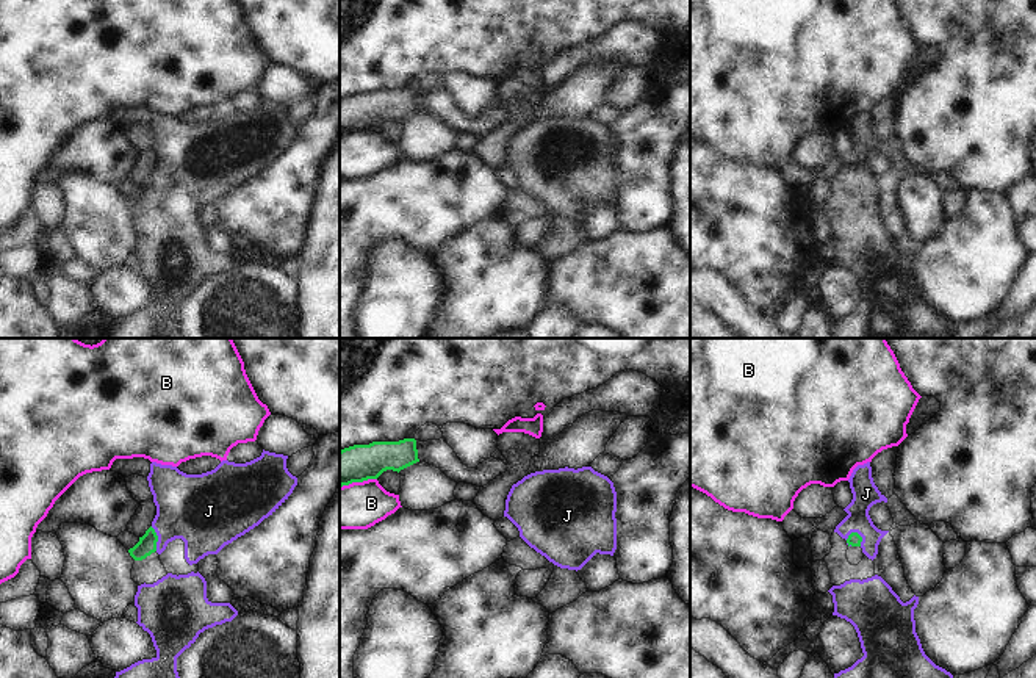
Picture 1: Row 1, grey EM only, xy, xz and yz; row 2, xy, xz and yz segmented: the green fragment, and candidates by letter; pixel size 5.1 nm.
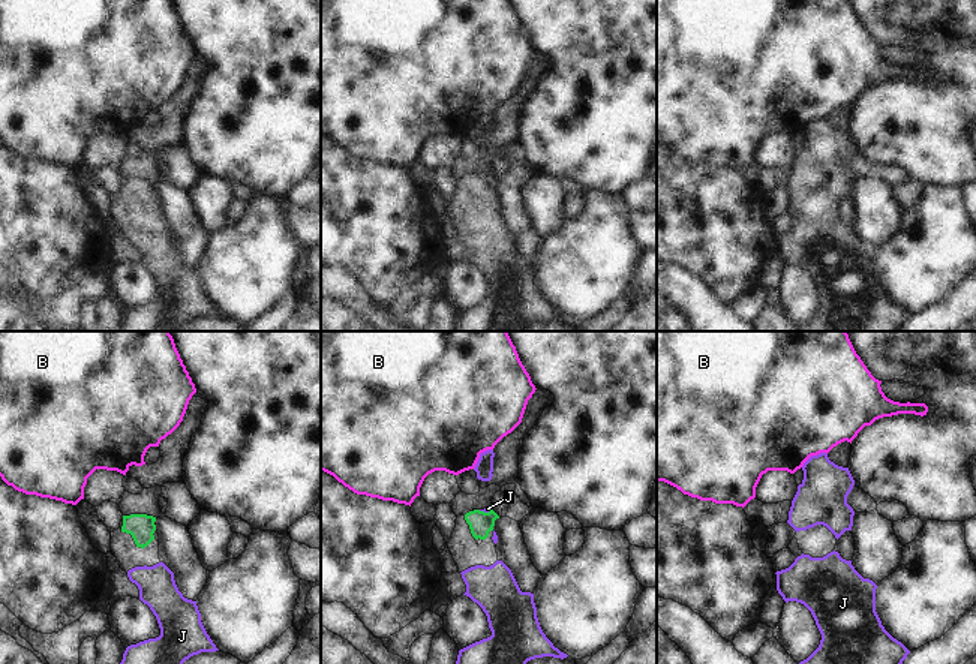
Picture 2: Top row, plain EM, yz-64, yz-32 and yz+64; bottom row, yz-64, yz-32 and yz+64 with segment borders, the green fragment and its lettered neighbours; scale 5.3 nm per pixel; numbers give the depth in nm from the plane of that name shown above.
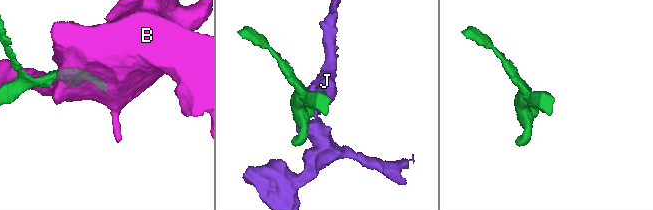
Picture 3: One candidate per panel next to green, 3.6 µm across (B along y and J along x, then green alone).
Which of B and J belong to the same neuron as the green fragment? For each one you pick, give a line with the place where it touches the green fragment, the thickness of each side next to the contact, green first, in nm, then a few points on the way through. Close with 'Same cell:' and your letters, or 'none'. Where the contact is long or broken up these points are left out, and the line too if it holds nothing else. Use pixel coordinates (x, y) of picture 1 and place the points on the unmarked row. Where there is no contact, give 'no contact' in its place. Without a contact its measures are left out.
J: yz (853, 182) | 70/140 nm | across yz (855, 188), (853, 182), (866, 143)
Same cell: J

